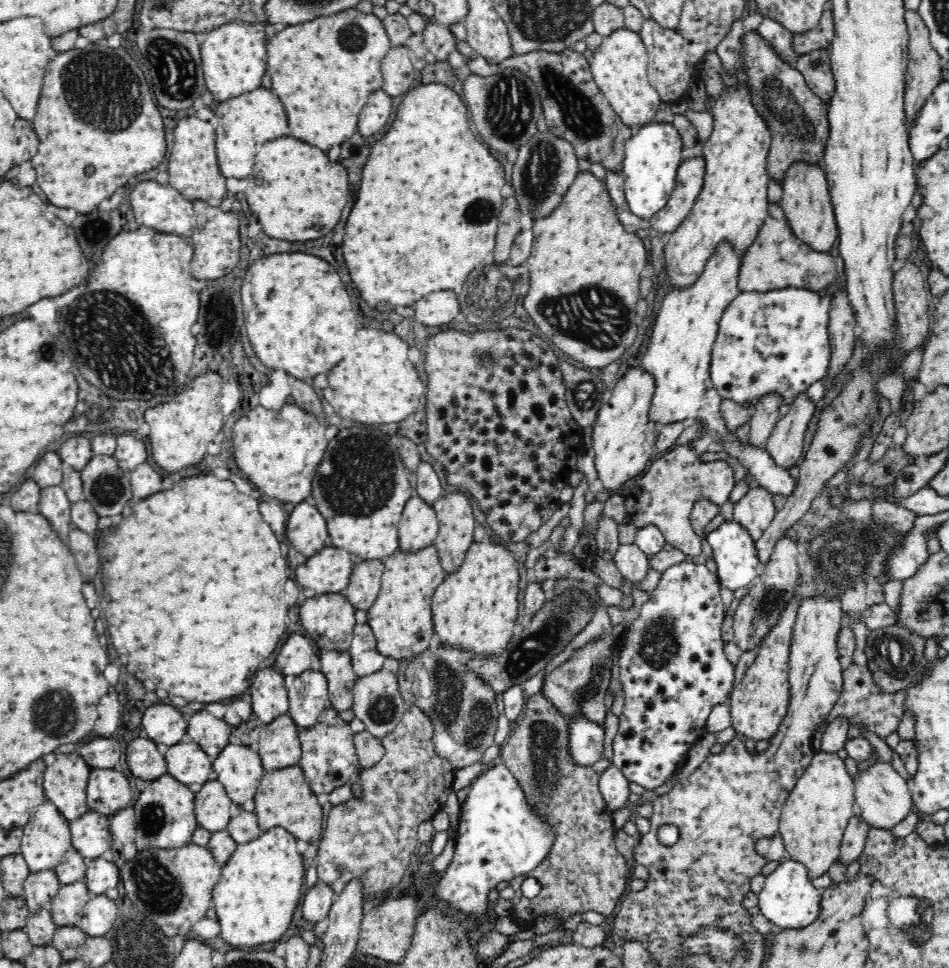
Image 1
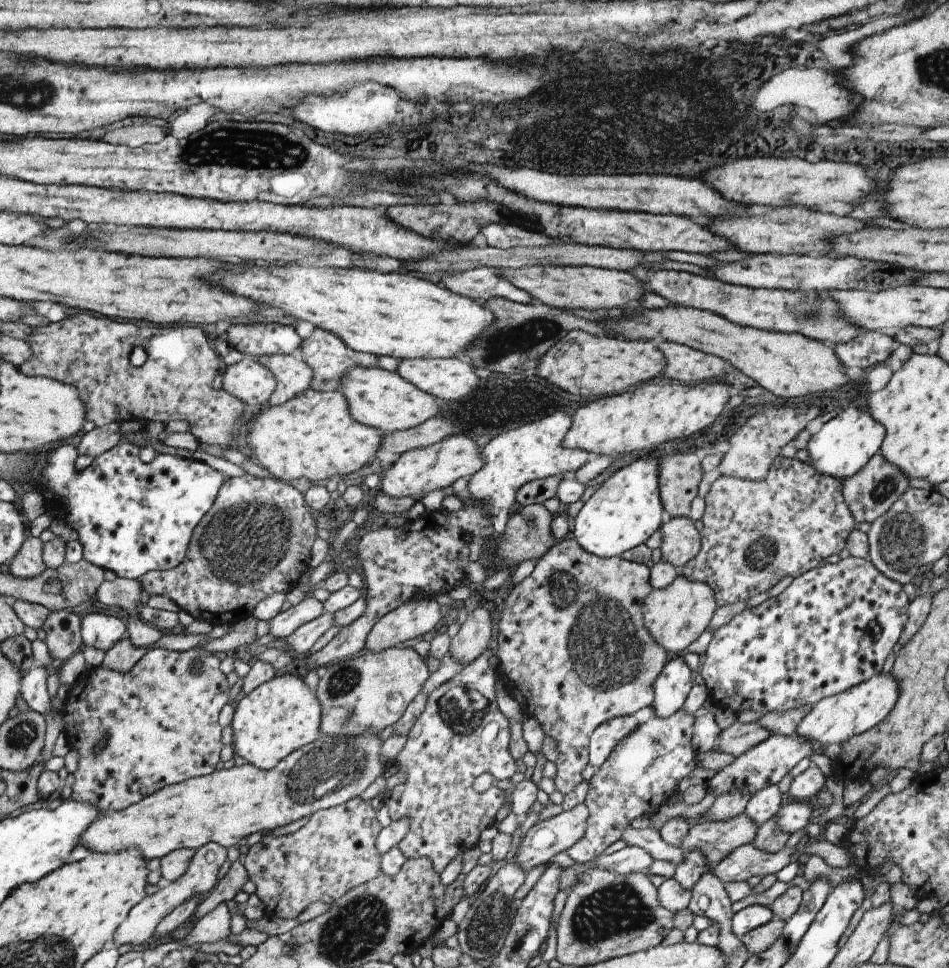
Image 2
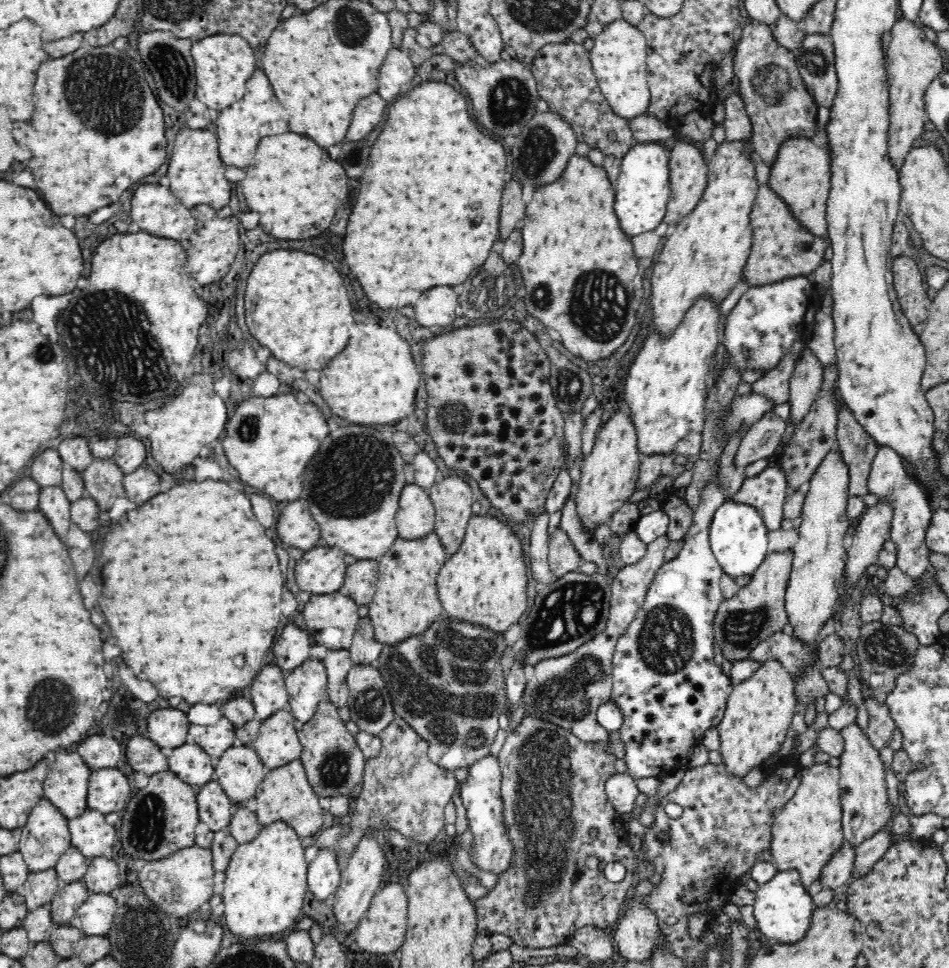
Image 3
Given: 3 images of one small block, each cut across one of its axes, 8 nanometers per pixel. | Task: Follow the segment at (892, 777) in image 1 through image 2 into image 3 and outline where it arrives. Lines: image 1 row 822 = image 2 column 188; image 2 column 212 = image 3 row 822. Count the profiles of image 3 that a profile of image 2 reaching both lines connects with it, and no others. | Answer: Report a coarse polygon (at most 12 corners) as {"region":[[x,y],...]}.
{"region":[[856,722],[844,739],[843,836],[854,847],[886,829],[886,771]]}

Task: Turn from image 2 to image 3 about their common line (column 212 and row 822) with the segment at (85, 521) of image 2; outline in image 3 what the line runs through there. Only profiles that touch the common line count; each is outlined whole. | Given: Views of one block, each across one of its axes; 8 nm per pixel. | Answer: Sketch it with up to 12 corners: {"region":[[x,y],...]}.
{"region":[[486,756],[460,783],[478,868],[515,855],[503,819],[502,772]]}

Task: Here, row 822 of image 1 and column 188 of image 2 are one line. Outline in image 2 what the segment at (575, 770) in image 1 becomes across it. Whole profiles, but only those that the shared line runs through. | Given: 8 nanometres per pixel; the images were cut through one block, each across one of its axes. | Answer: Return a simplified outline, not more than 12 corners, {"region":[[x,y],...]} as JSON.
{"region":[[222,483],[184,560],[138,581],[235,624],[310,568],[302,492]]}

